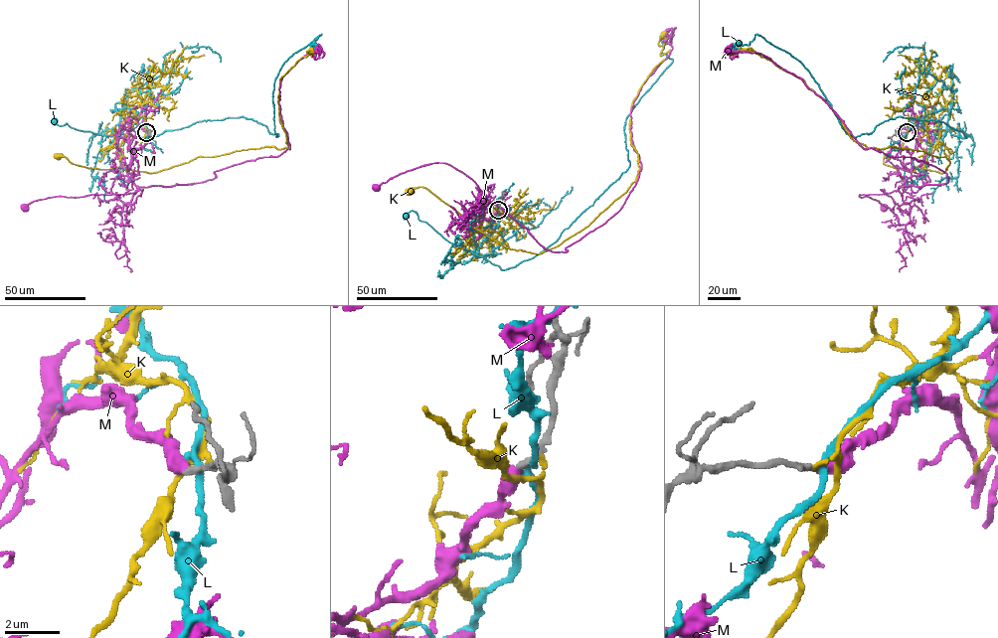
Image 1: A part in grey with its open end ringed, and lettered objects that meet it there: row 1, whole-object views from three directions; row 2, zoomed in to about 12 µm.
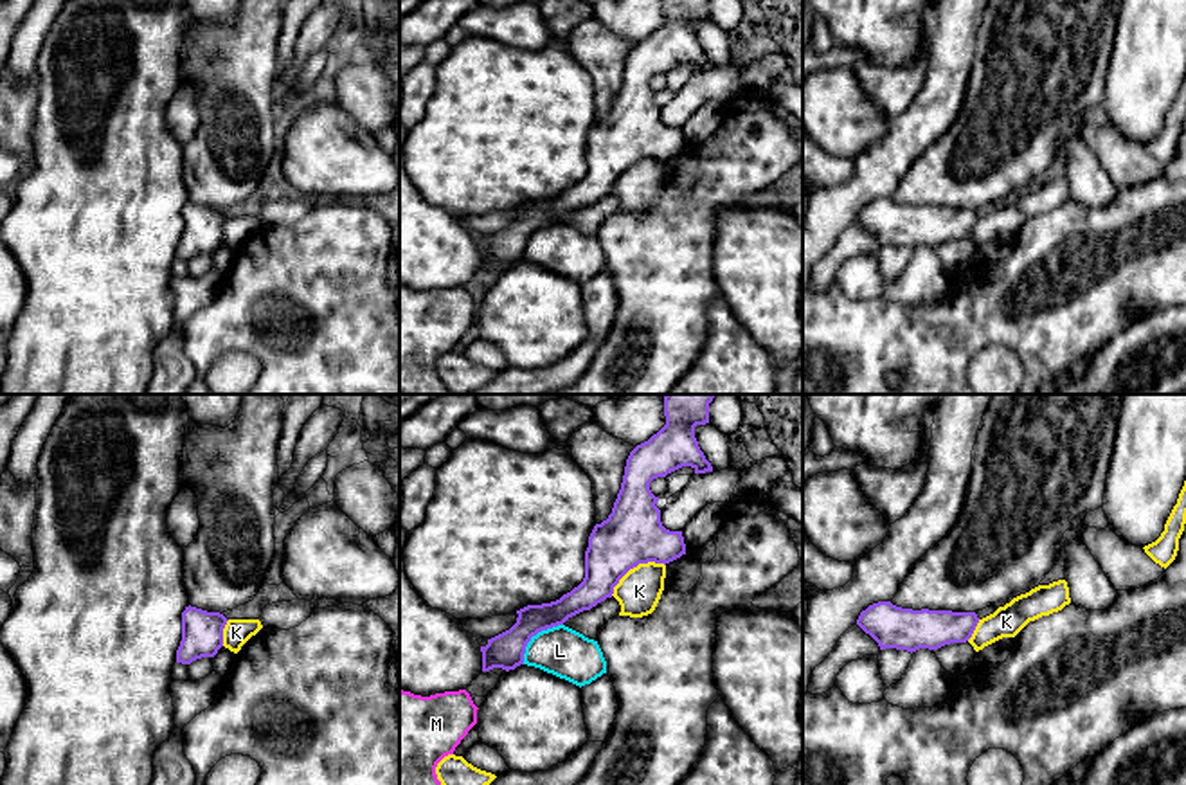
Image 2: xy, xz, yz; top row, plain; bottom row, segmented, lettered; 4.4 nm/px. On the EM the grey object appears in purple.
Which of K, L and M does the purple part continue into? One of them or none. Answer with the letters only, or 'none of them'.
M

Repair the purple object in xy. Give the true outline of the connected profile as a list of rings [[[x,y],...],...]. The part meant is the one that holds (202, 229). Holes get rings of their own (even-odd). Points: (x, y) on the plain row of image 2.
[[[185,203],[182,209],[182,238],[176,247],[176,259],[191,261],[202,254],[214,254],[223,243],[227,218],[220,209]]]

